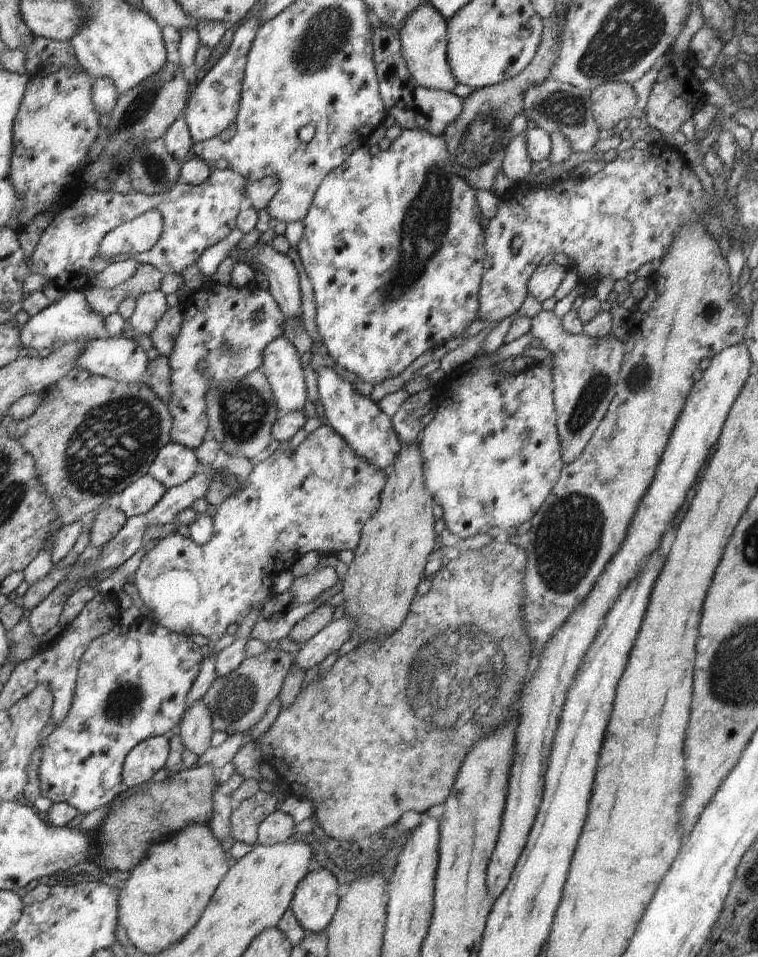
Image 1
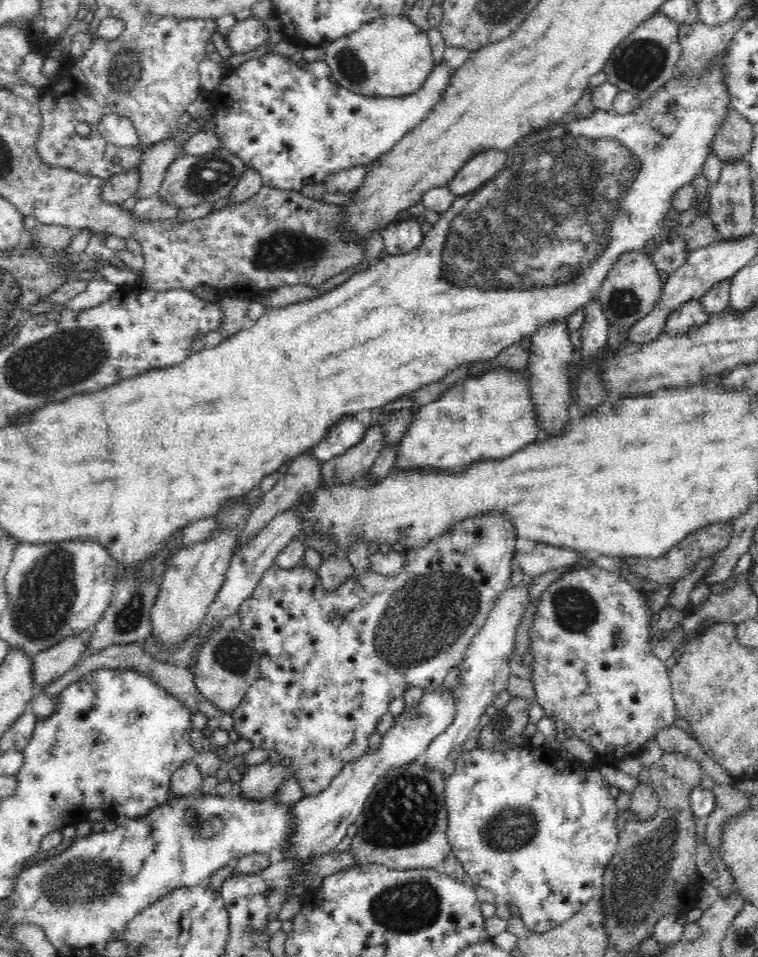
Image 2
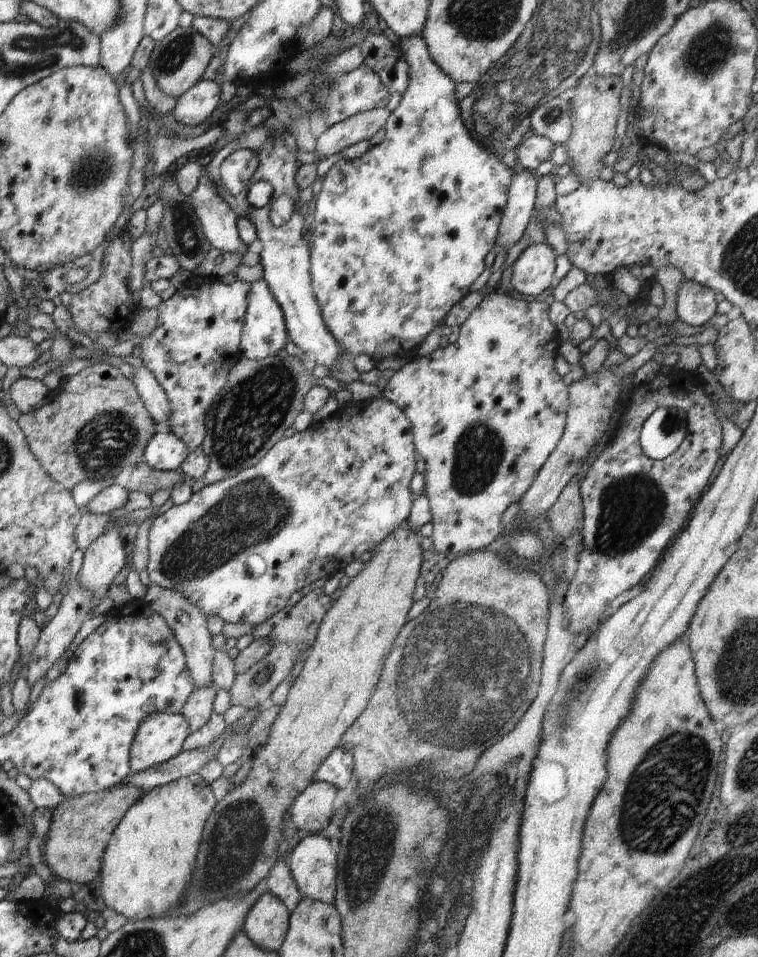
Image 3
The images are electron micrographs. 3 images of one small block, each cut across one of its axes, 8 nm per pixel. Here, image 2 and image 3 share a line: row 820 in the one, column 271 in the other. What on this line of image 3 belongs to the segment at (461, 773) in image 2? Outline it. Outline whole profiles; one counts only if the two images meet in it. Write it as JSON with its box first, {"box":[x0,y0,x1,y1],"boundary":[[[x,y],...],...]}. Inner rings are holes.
{"box":[146,396,419,627],"boundary":[[[383,396],[363,405],[346,404],[330,418],[315,422],[304,432],[296,432],[290,438],[284,437],[283,440],[274,444],[274,447],[270,448],[270,451],[266,452],[266,456],[255,466],[246,468],[231,478],[206,485],[201,492],[193,493],[188,502],[172,506],[170,510],[166,510],[164,514],[160,514],[154,520],[149,532],[148,568],[146,568],[151,585],[160,586],[164,590],[180,592],[182,598],[196,604],[194,608],[198,612],[202,612],[206,618],[218,616],[226,624],[248,624],[252,627],[266,622],[287,606],[292,594],[317,580],[328,578],[336,570],[344,570],[348,564],[359,560],[362,554],[374,550],[380,542],[384,542],[386,536],[390,536],[408,519],[413,506],[409,486],[419,459],[413,438],[410,420],[406,418],[398,406]],[[252,554],[257,554],[266,562],[266,572],[260,578],[250,576],[246,572],[246,567],[243,567],[246,564],[246,559]]]}

